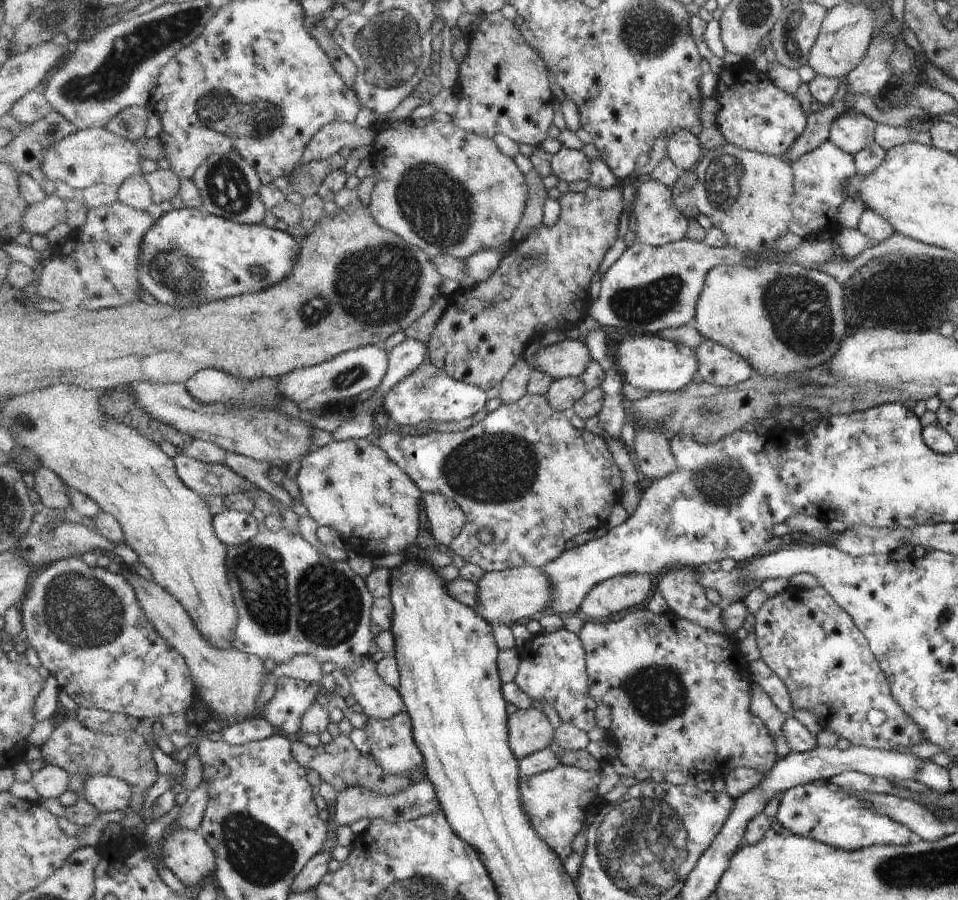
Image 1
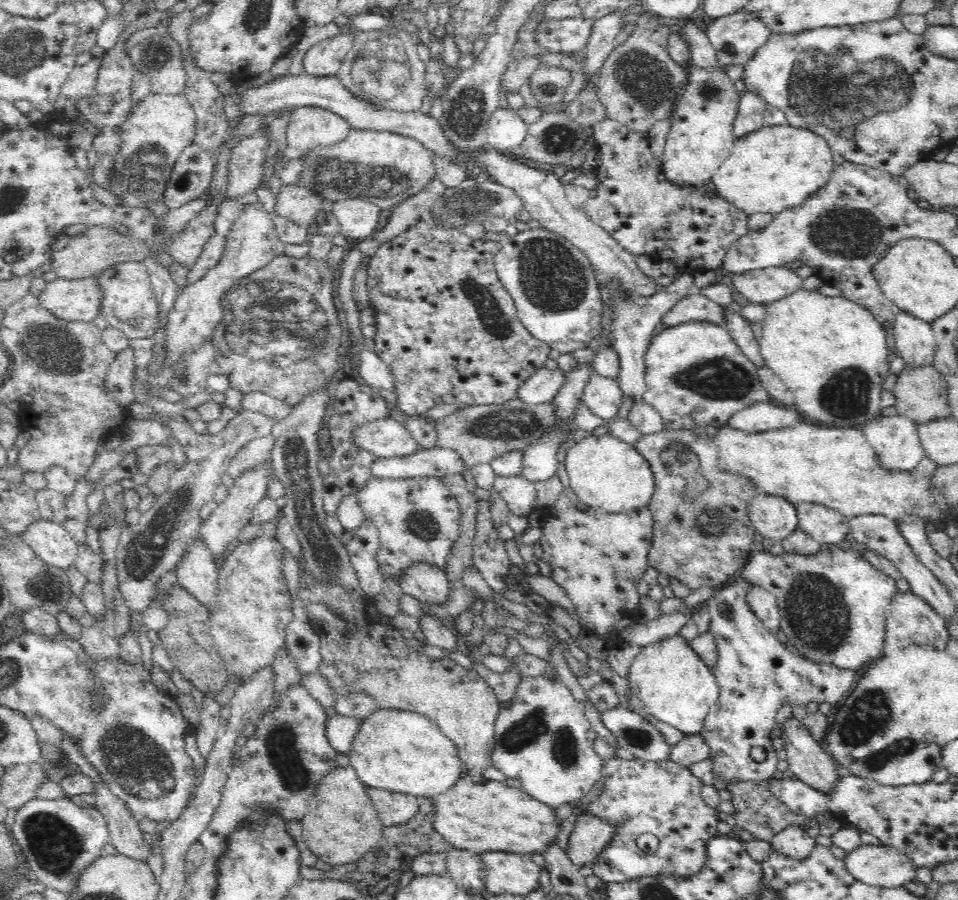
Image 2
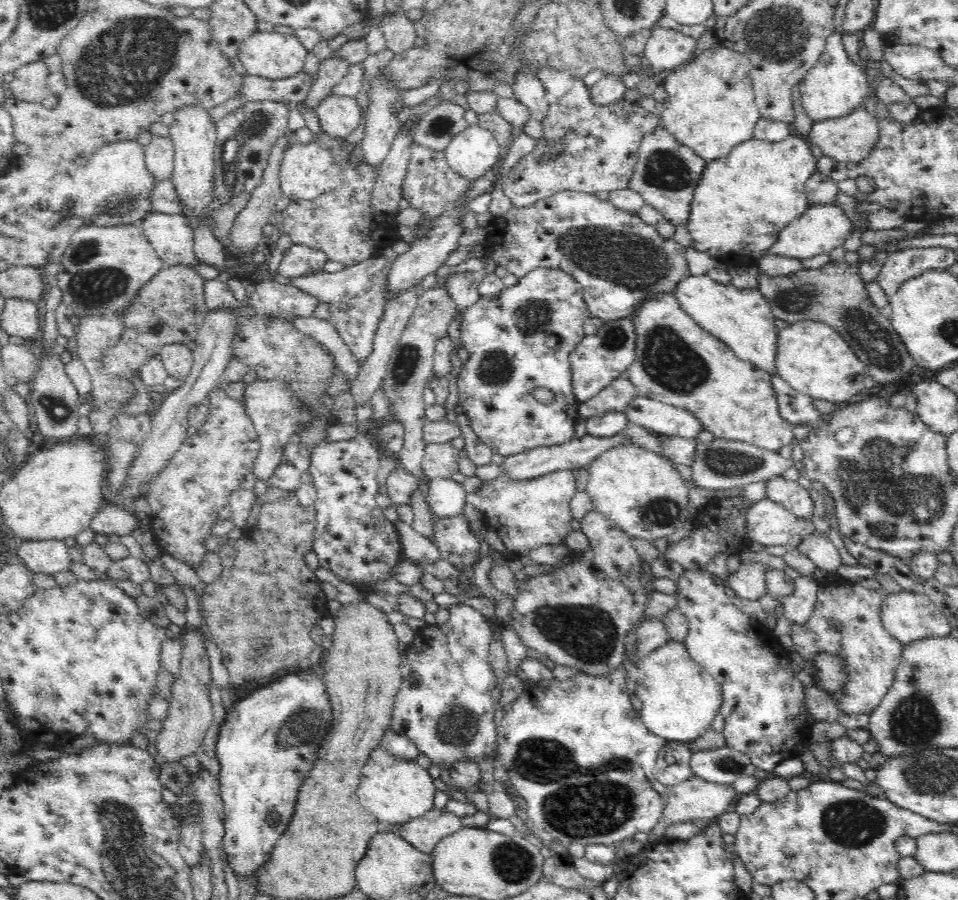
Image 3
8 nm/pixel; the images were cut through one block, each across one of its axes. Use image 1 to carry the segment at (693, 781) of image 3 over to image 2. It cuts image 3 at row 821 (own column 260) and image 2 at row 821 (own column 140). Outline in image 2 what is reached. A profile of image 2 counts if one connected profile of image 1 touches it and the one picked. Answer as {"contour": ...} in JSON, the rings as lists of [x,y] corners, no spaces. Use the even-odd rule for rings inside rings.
{"contour":[[[579,814],[568,839],[566,854],[578,867],[593,864],[613,835],[613,828],[599,818]]]}

